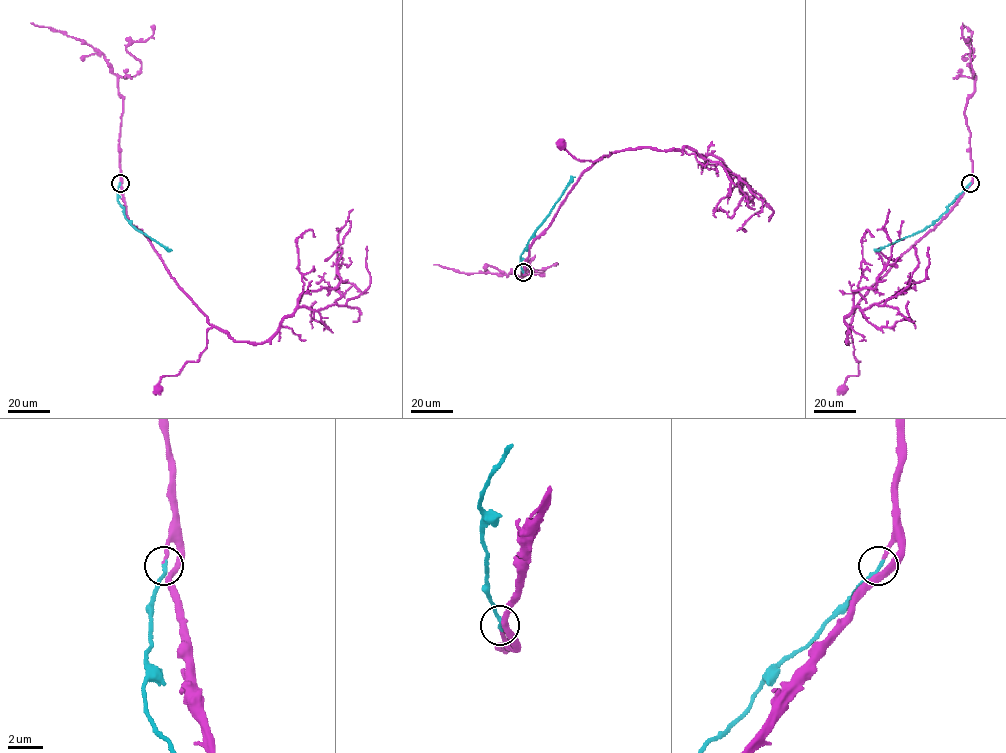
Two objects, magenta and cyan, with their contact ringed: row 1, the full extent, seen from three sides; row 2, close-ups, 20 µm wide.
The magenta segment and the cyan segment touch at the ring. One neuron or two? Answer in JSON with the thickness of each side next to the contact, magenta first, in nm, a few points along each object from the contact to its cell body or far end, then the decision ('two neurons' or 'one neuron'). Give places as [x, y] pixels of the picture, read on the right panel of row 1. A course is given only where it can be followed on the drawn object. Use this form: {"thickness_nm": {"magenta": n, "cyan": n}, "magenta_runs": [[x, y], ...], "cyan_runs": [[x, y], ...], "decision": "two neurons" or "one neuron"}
{"thickness_nm": {"magenta": 190, "cyan": 240}, "magenta_runs": [[970, 183], [957, 203], [857, 305], [849, 326], [859, 374], [848, 376], [841, 390]], "cyan_runs": [[970, 183], [931, 225], [875, 250]], "decision": "one neuron"}

